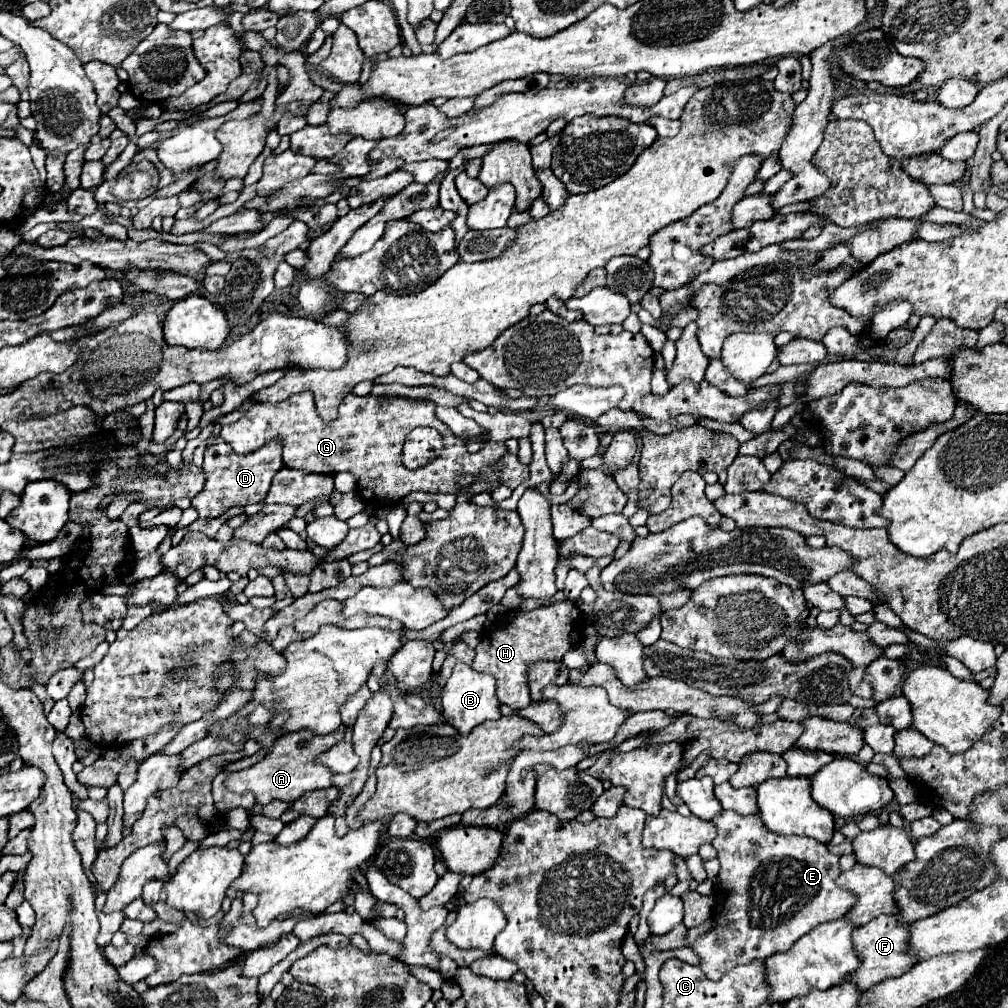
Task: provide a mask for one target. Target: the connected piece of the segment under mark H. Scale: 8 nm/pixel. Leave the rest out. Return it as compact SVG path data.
M554 602L552 606L536 608L524 614L516 614L494 624L480 644L474 648L476 658L472 668L478 672L488 672L496 678L496 694L502 704L510 708L524 708L530 704L528 696L528 668L536 662L560 662L562 656L582 642L580 610L574 602Z

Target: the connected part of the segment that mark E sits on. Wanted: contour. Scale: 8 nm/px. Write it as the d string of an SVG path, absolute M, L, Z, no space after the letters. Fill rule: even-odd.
M724 810L712 820L712 824L718 830L712 846L718 850L720 860L720 882L714 892L716 906L712 914L716 928L692 944L694 952L700 956L700 970L708 978L720 980L720 976L732 966L748 964L754 958L766 960L772 954L786 952L806 932L822 922L846 916L846 912L856 904L856 896L836 884L836 878L840 876L840 856L830 854L822 842L812 838L784 838L780 834L768 834L768 830L760 826L758 814L742 816L734 810Z

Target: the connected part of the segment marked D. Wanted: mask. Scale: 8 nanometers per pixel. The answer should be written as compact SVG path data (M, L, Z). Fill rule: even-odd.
M216 438L212 446L208 446L204 454L204 474L206 486L204 490L192 498L192 506L198 510L200 518L218 518L232 506L248 506L266 498L270 482L274 474L282 468L282 442L278 438L266 442L256 452L238 456L234 450L222 440Z

